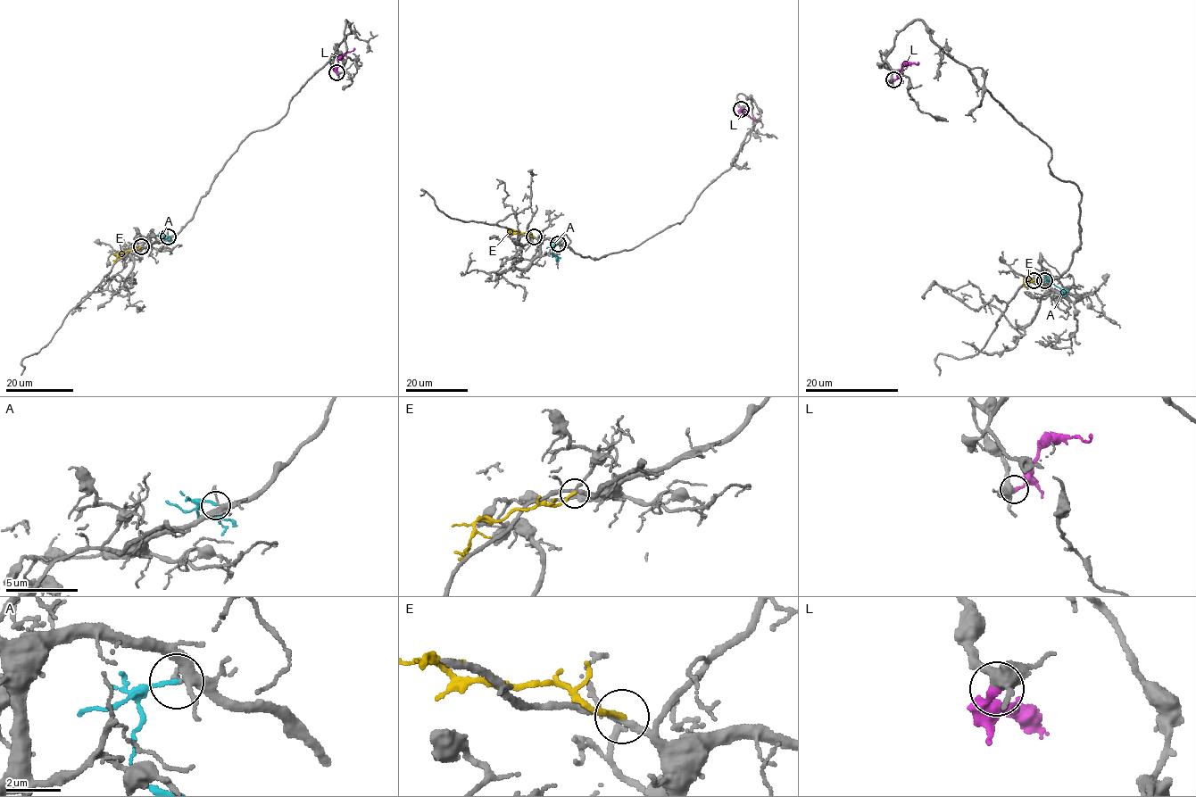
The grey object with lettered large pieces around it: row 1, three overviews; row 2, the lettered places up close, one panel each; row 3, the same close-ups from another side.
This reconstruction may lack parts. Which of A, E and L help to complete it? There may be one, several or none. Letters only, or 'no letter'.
L

